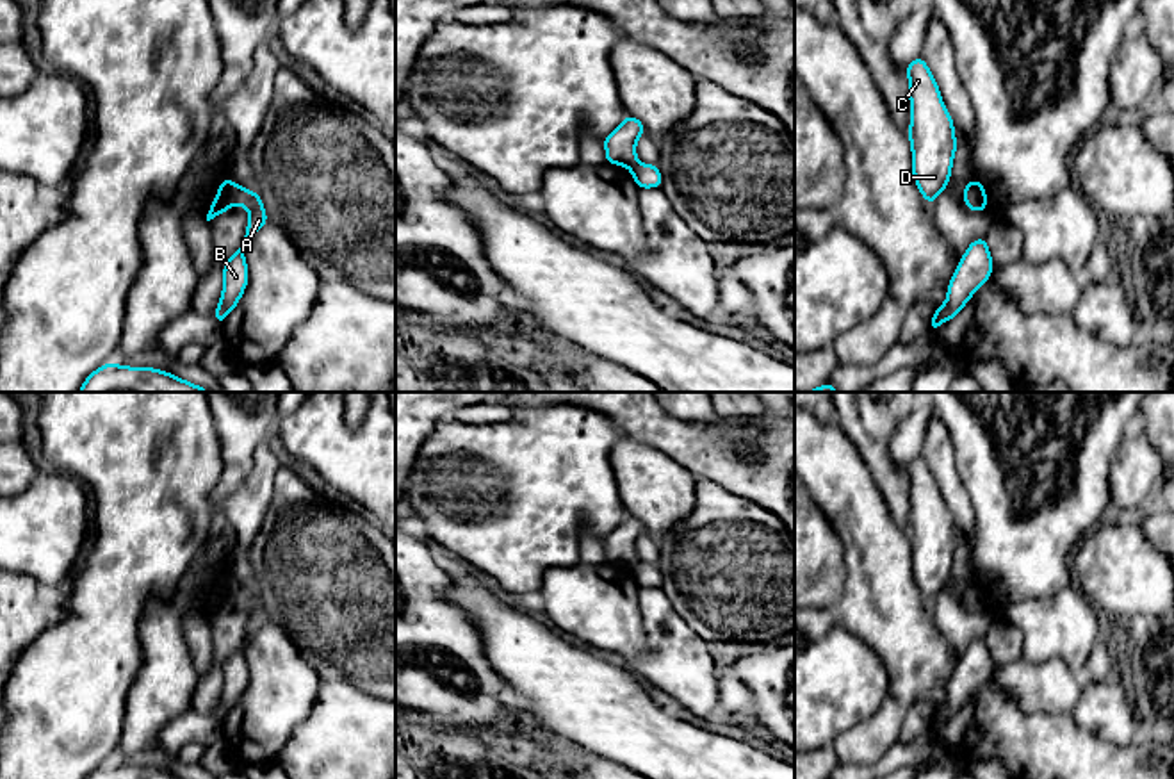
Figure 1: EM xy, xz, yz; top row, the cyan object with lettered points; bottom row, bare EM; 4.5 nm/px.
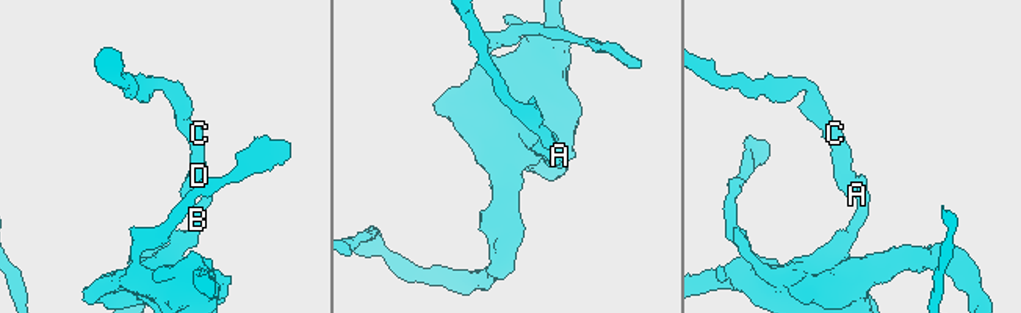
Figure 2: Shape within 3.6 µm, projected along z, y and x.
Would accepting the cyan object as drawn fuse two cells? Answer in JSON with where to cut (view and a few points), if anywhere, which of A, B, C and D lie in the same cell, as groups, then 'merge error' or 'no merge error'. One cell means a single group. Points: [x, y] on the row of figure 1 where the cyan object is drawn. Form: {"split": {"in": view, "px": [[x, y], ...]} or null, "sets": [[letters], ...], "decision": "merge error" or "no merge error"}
{"split": {"in": "xy", "px": [[236, 186], [232, 202]]}, "sets": [["A", "B"], ["C", "D"]], "decision": "merge error"}

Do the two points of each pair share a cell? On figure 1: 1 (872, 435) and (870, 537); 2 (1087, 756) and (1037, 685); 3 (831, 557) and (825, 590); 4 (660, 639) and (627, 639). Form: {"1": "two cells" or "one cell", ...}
{"1": "two cells", "2": "two cells", "3": "one cell", "4": "two cells"}

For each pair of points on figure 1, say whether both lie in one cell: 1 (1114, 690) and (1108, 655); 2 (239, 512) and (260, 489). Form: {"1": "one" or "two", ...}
{"1": "two", "2": "one"}

